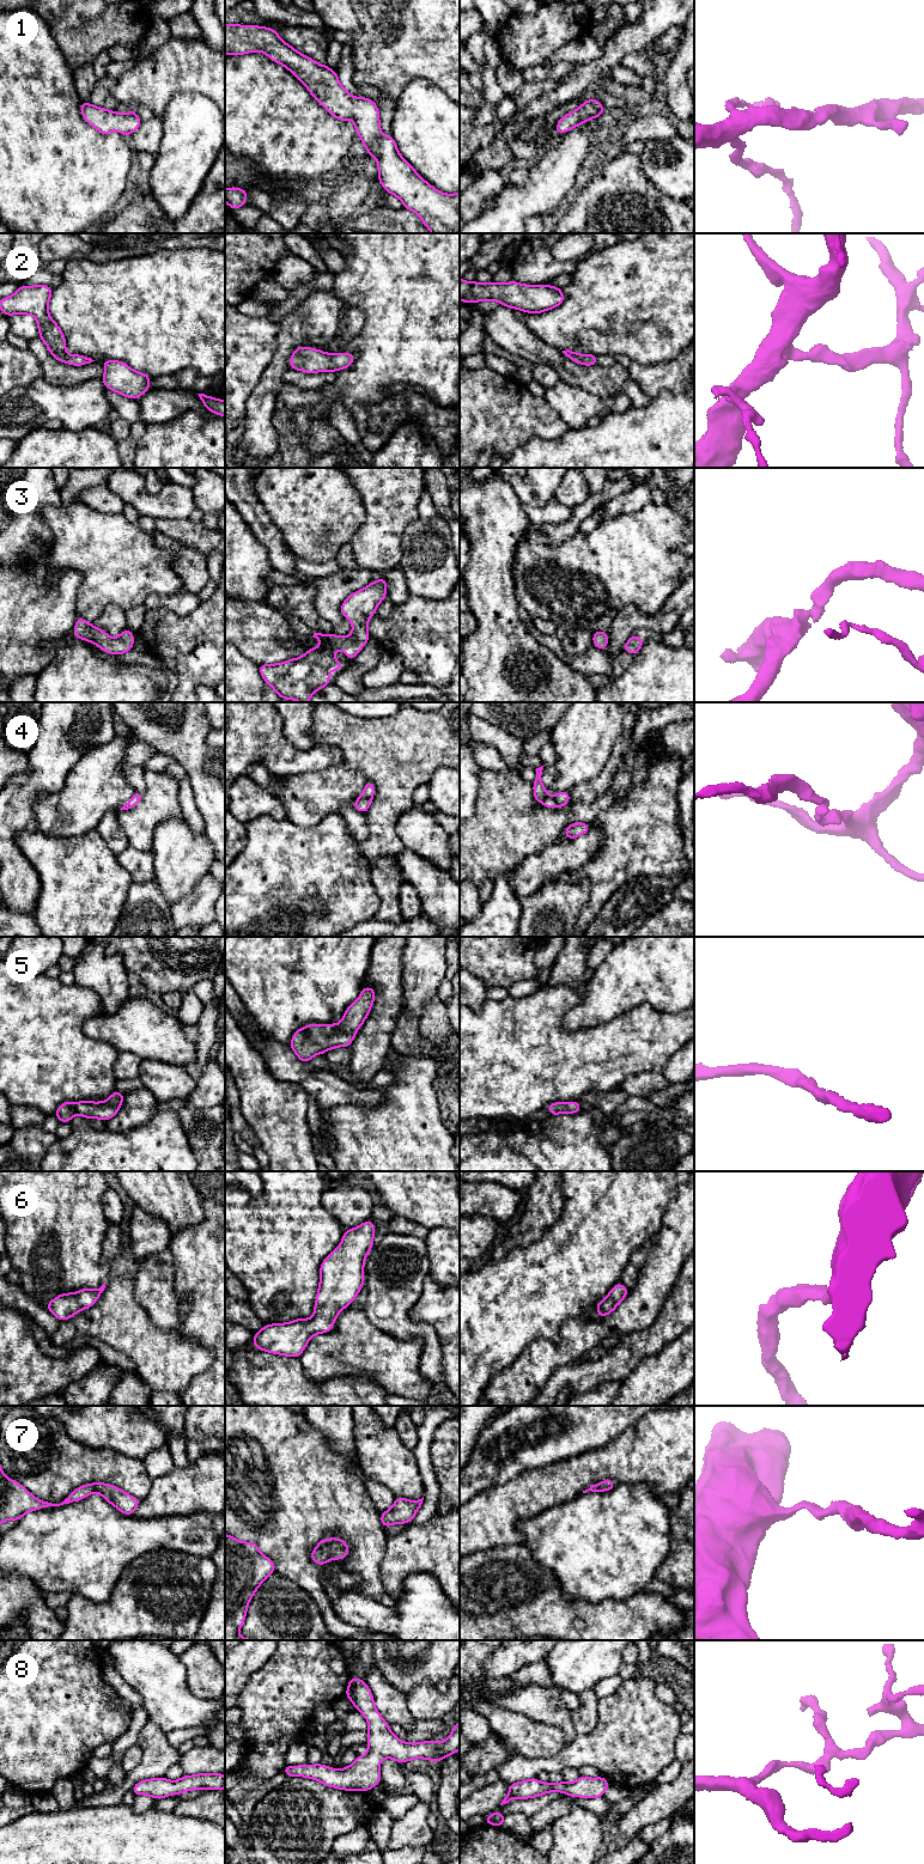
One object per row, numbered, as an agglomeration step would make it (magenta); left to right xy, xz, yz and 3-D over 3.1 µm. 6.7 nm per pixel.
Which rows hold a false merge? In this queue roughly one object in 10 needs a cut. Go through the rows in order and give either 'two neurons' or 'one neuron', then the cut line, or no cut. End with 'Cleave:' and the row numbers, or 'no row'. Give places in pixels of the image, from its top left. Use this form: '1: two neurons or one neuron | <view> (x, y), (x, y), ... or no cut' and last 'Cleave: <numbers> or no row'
1: one neuron | no cut
2: one neuron | no cut
3: one neuron | no cut
4: one neuron | no cut
5: one neuron | no cut
6: one neuron | no cut
7: one neuron | no cut
8: one neuron | no cut
Cleave: no row

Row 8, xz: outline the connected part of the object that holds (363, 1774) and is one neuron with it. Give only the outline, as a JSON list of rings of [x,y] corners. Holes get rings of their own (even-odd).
[[[351,1676],[345,1697],[347,1697],[369,1723],[369,1750],[358,1755],[355,1761],[344,1769],[335,1769],[323,1764],[284,1766],[282,1772],[288,1777],[306,1777],[326,1786],[346,1791],[369,1791],[379,1785],[379,1764],[390,1758],[405,1764],[414,1759],[439,1761],[448,1755],[455,1755],[460,1749],[460,1723],[454,1724],[452,1732],[443,1742],[432,1740],[420,1743],[408,1743],[399,1740],[389,1729],[389,1724],[378,1713],[372,1692],[367,1683]]]

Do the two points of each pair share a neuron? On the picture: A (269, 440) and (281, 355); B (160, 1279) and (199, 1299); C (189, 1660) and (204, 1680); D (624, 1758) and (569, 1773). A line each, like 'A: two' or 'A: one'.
A: one
B: two
C: one
D: two

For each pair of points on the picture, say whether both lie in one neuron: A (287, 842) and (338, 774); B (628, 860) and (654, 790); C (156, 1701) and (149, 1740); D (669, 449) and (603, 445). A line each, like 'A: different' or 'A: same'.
A: different
B: same
C: different
D: same

